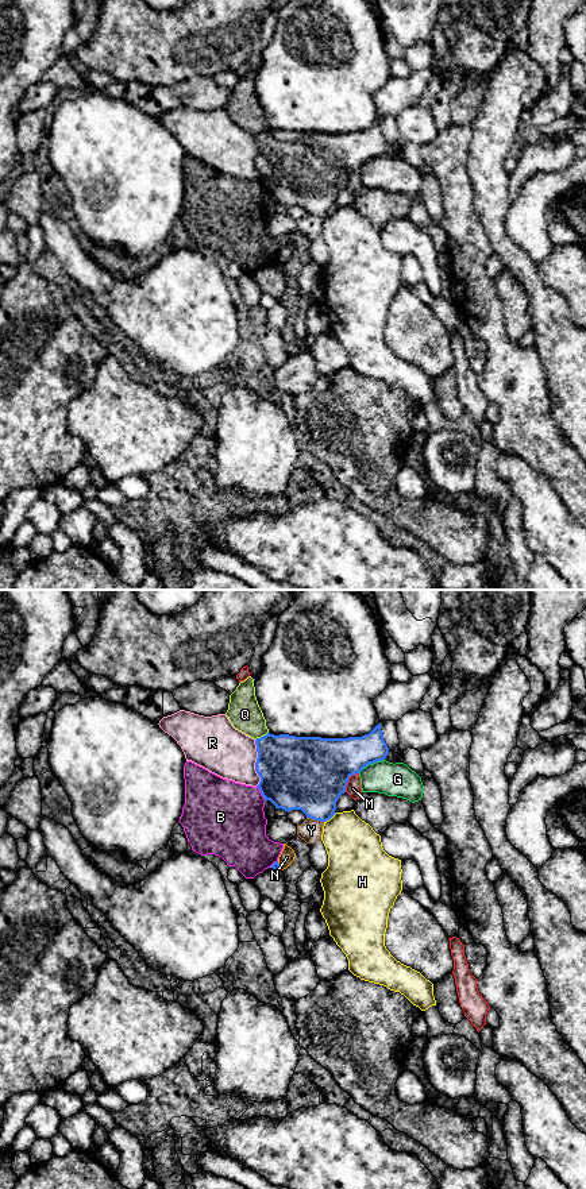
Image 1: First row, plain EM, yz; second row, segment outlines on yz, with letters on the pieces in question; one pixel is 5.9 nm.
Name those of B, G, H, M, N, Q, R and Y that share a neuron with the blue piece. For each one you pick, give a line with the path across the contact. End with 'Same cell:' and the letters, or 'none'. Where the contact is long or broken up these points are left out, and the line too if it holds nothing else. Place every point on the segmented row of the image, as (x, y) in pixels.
Same cell: none

